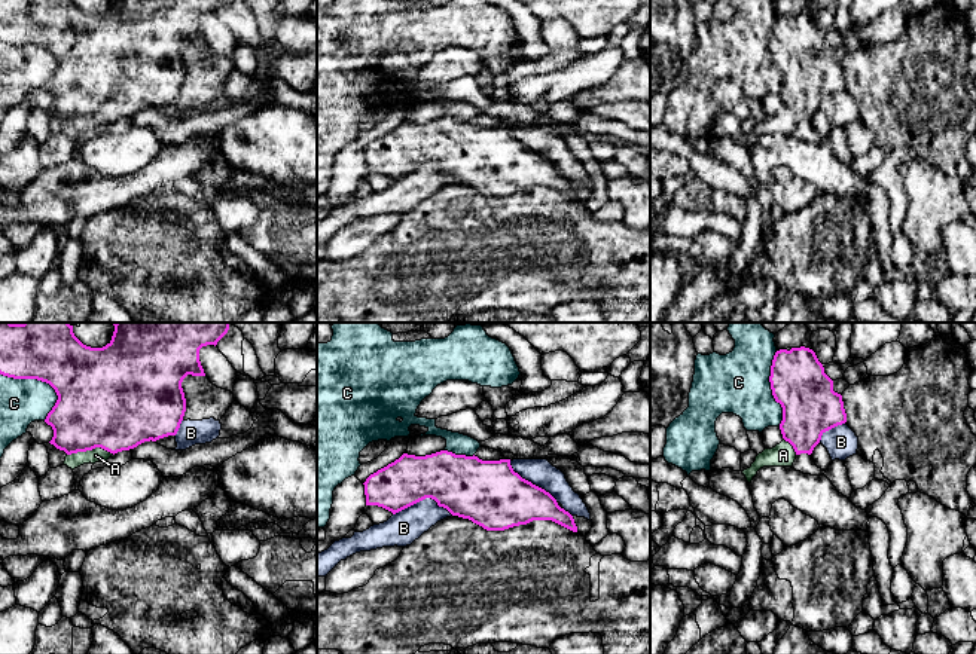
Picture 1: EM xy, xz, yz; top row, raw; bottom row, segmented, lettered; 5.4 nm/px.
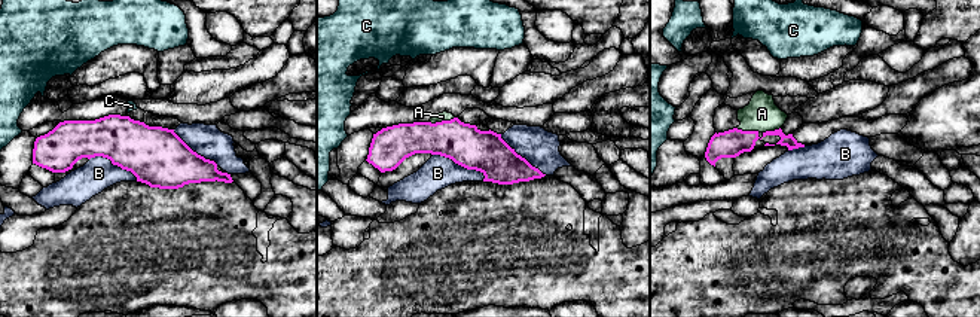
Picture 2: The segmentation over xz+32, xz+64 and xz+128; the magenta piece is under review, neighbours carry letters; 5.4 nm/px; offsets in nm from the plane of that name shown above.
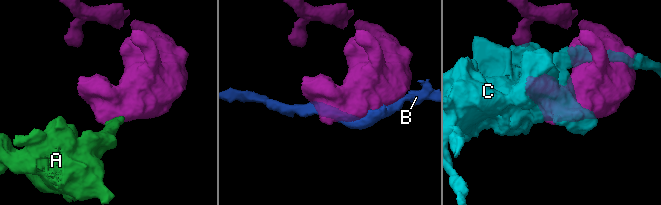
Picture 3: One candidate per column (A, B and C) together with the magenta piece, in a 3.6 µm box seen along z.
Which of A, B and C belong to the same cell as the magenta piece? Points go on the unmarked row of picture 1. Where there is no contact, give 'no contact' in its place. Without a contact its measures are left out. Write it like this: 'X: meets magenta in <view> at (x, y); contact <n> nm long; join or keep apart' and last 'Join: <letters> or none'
A: meets magenta in xy at (90, 116); contact 260 nm long; join
B: meets magenta in xz at (423, 165); contact 320 nm long; keep apart
C: meets magenta in xy at (42, 48); contact 360 nm long; keep apart
Join: A

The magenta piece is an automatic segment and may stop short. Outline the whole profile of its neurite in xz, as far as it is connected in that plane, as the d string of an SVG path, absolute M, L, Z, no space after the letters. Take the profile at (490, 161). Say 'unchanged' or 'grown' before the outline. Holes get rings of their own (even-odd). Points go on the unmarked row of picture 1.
unchanged; M448 117L426 123L403 120L370 141L363 152L366 172L378 172L393 181L431 165L452 183L469 186L487 198L504 198L533 187L552 187L577 199L573 183L561 175L549 159L515 140L510 126L482 128L475 122L455 122Z

